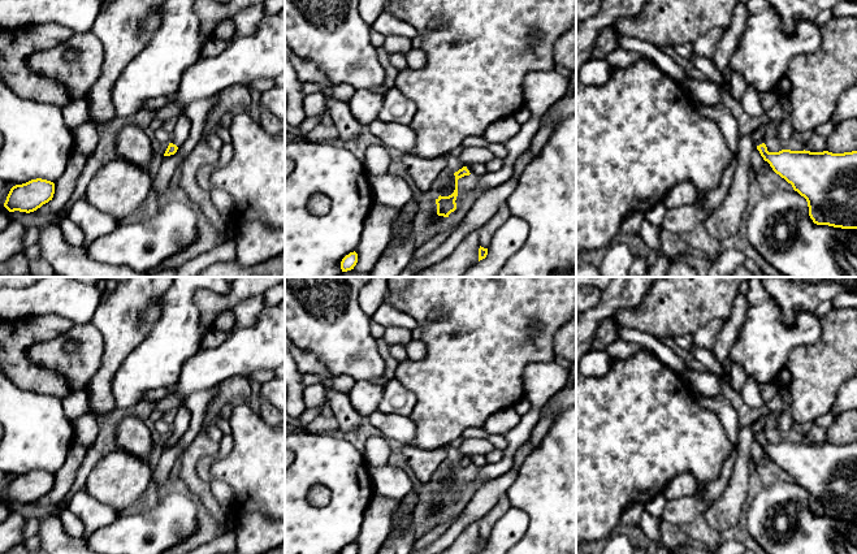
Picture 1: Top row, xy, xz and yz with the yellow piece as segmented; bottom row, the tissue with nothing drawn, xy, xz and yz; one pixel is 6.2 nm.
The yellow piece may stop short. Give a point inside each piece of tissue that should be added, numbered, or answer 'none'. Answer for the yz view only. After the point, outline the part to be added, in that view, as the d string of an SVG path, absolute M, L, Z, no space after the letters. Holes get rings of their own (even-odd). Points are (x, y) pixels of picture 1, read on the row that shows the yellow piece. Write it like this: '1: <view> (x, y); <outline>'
1: yz (758, 137); M761 126L759 129L752 133L752 138L756 146L765 143L765 139L767 137L767 129L769 127L766 126Z

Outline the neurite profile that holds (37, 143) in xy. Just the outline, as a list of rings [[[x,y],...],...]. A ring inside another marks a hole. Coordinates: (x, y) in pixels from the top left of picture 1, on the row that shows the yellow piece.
[[[0,81],[0,181],[22,185],[42,178],[56,183],[74,152],[73,131],[65,125],[61,108],[23,99]]]

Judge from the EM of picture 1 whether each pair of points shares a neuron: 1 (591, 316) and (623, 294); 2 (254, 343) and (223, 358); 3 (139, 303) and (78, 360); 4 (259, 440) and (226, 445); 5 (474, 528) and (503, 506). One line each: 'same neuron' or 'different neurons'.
1: same neuron
2: same neuron
3: different neurons
4: different neurons
5: different neurons

